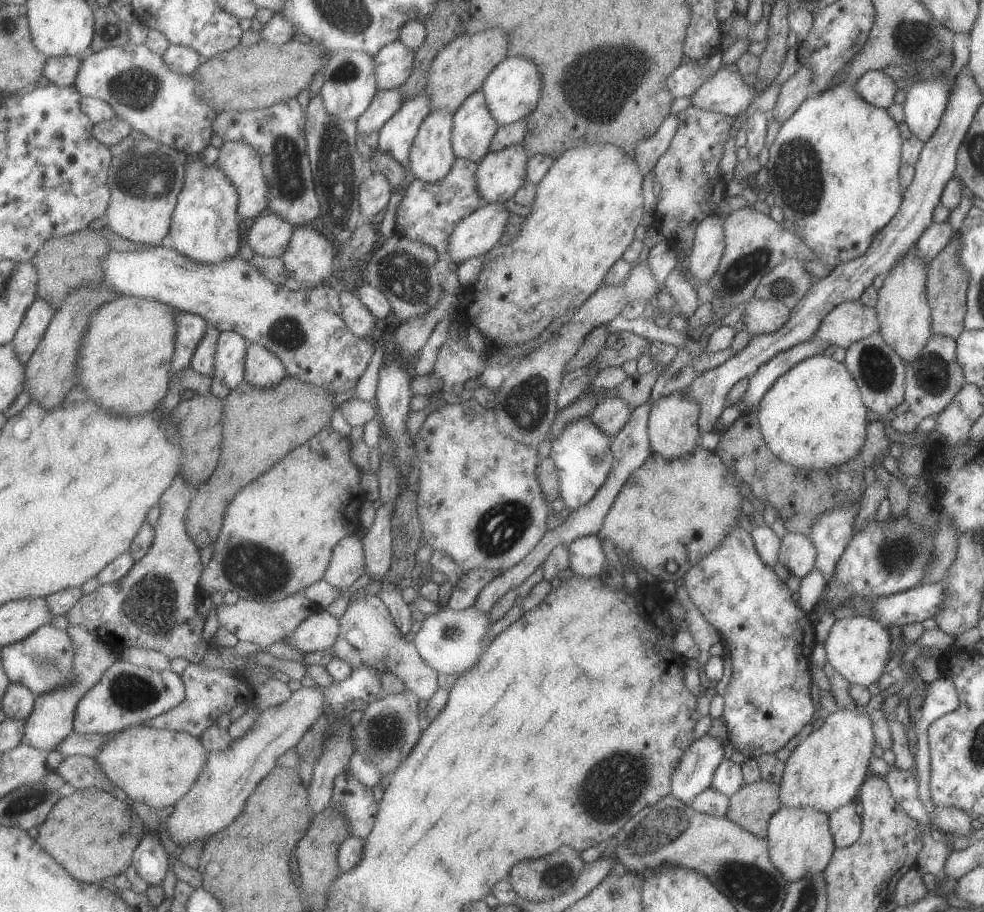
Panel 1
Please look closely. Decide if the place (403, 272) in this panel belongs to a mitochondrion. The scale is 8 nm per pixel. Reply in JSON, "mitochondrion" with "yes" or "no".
{"mitochondrion":"yes"}

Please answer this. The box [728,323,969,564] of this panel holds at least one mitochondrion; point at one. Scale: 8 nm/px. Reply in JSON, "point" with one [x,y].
{"point":[933,379]}

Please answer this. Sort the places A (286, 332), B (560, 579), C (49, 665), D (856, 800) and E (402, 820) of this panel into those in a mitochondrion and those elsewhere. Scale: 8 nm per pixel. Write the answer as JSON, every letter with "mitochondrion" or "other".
{"A":"mitochondrion","B":"other","C":"mitochondrion","D":"other","E":"other"}

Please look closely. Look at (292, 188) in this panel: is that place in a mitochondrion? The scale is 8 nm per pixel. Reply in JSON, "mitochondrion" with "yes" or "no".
{"mitochondrion":"yes"}

